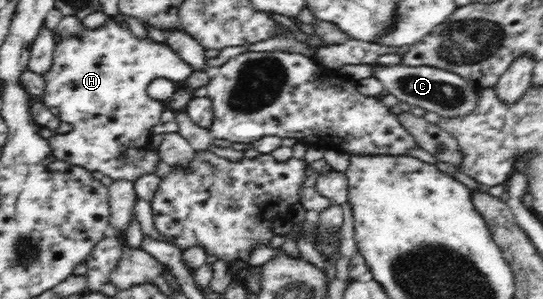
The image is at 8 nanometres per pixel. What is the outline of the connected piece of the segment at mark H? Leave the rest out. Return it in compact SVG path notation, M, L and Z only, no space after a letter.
M107 19L104 25L95 29L86 28L79 34L57 39L53 53L52 67L43 73L45 96L41 102L61 122L73 126L71 132L55 134L49 138L49 147L57 160L70 163L93 172L101 172L112 181L135 183L146 175L156 174L160 156L156 150L147 149L153 127L161 123L161 115L166 109L165 102L153 100L147 94L147 86L155 78L167 78L173 83L184 82L191 76L189 66L166 43L155 42L149 37L137 38L125 22Z

